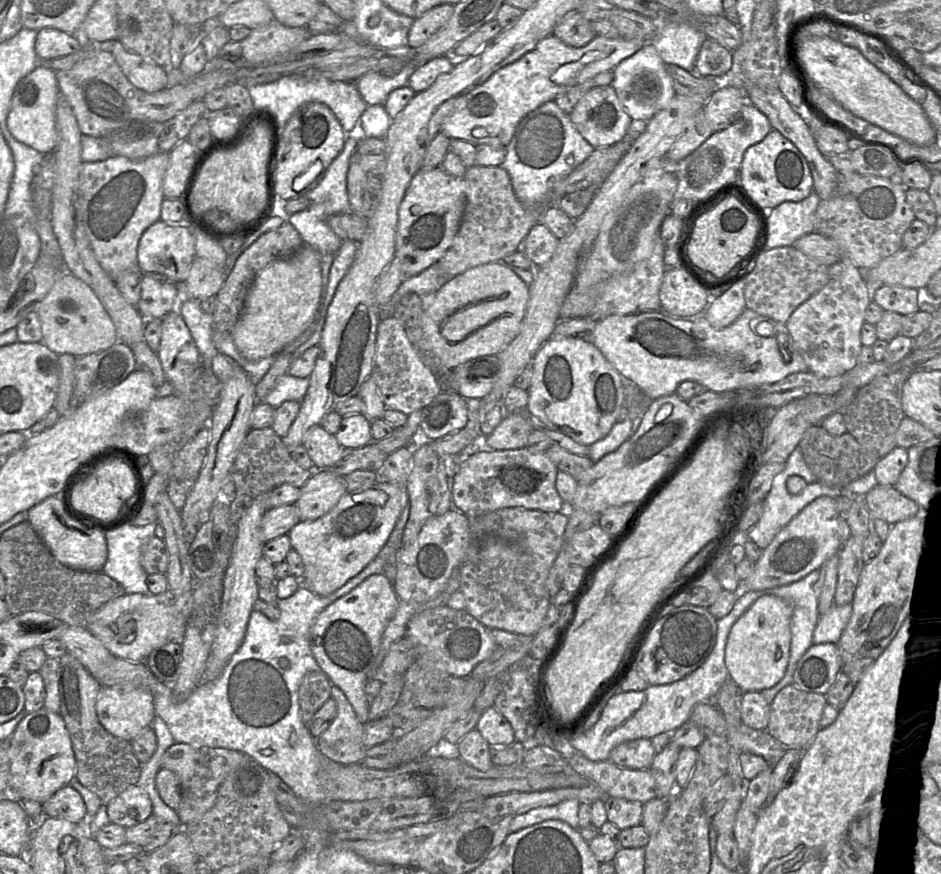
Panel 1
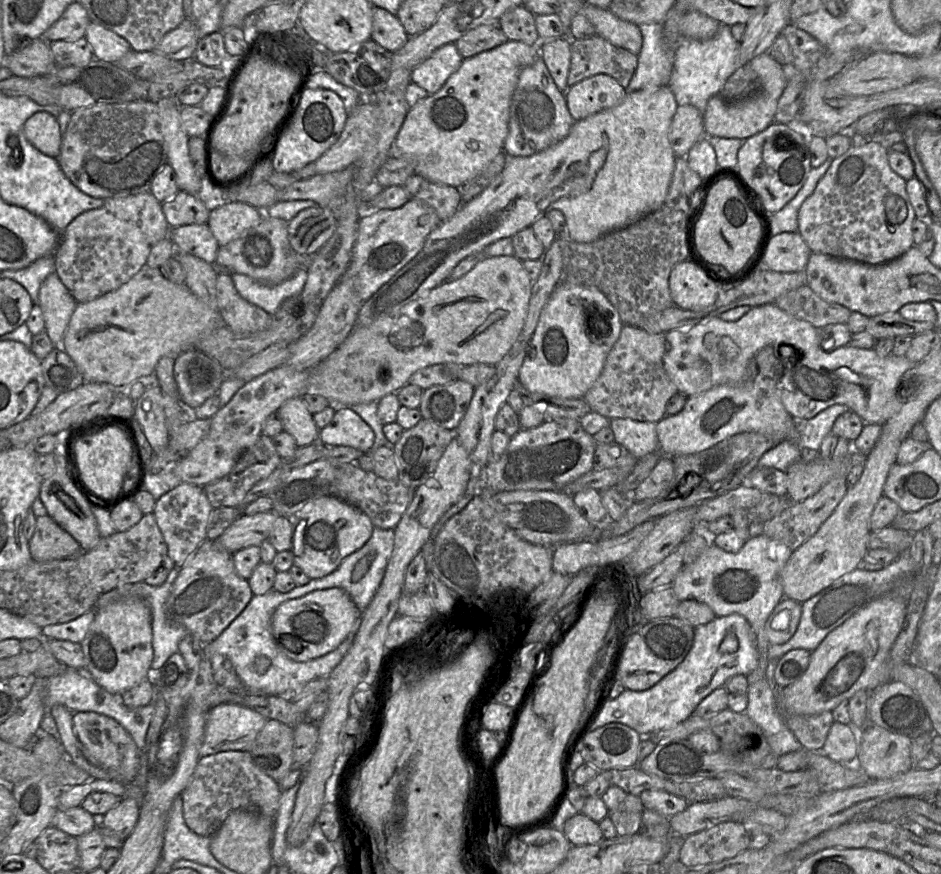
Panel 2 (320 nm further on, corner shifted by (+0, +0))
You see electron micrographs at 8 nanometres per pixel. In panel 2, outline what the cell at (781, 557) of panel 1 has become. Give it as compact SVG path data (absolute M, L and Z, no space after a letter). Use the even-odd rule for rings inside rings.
M759 534L748 538L738 552L727 552L714 544L710 545L692 564L683 565L672 582L672 588L679 601L694 599L707 604L716 616L738 613L744 616L755 629L759 653L766 653L769 642L765 636L765 623L778 602L784 598L780 572L792 554L792 550L781 541Z

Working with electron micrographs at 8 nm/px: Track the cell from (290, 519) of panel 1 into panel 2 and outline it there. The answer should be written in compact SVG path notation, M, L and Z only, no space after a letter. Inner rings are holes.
M205 539L189 556L185 563L176 570L165 604L167 620L174 626L180 626L197 638L202 644L215 640L244 610L253 594L247 580L240 578L233 566L232 554L218 540Z

